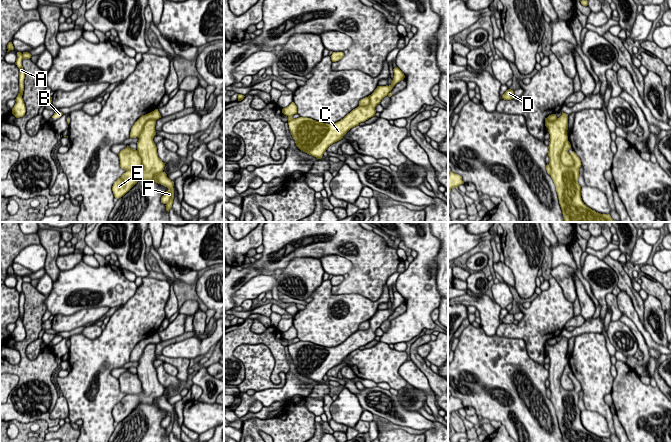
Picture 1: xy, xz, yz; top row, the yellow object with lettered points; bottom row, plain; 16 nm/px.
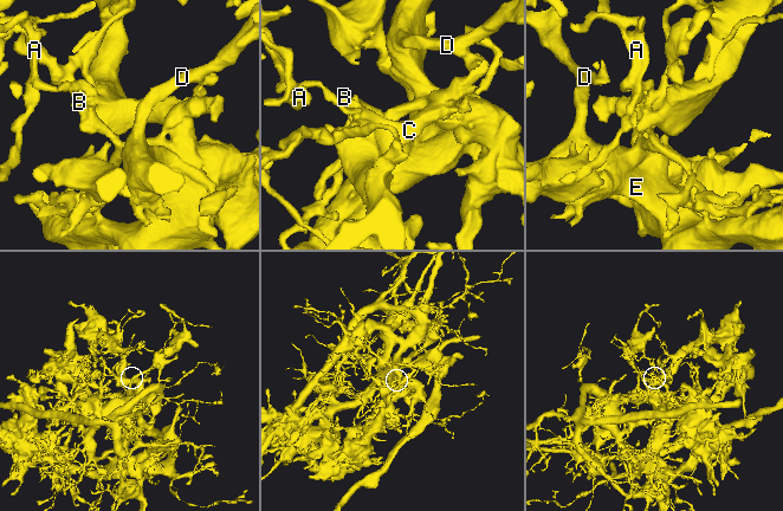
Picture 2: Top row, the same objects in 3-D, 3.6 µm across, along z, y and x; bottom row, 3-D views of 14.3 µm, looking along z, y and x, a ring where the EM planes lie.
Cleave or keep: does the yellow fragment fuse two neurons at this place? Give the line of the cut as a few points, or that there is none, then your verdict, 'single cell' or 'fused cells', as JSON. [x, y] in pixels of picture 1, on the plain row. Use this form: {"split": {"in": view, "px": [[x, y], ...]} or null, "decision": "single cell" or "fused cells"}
{"split": {"in": "yz", "px": [[567, 364], [562, 373], [560, 384], [565, 389], [572, 390]]}, "decision": "fused cells"}

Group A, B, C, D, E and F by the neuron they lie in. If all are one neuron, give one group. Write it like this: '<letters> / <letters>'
A D / B C E F

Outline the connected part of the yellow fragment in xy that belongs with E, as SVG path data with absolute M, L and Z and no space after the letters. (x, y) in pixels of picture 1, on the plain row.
M148 344L137 366L137 375L142 383L142 391L138 394L128 394L118 402L113 410L114 421L119 423L124 420L139 404L151 404L160 408L154 401L163 396L165 387L158 381L157 371L153 365L156 359L156 344Z

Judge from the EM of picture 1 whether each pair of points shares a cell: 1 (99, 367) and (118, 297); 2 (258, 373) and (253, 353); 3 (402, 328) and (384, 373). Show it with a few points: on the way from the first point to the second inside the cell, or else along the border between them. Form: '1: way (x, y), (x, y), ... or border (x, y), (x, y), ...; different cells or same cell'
1: border (136, 289), (135, 293), (120, 306); different cells
2: way (258, 368), (258, 360), (256, 358); same cell
3: border (380, 341), (388, 344); different cells

